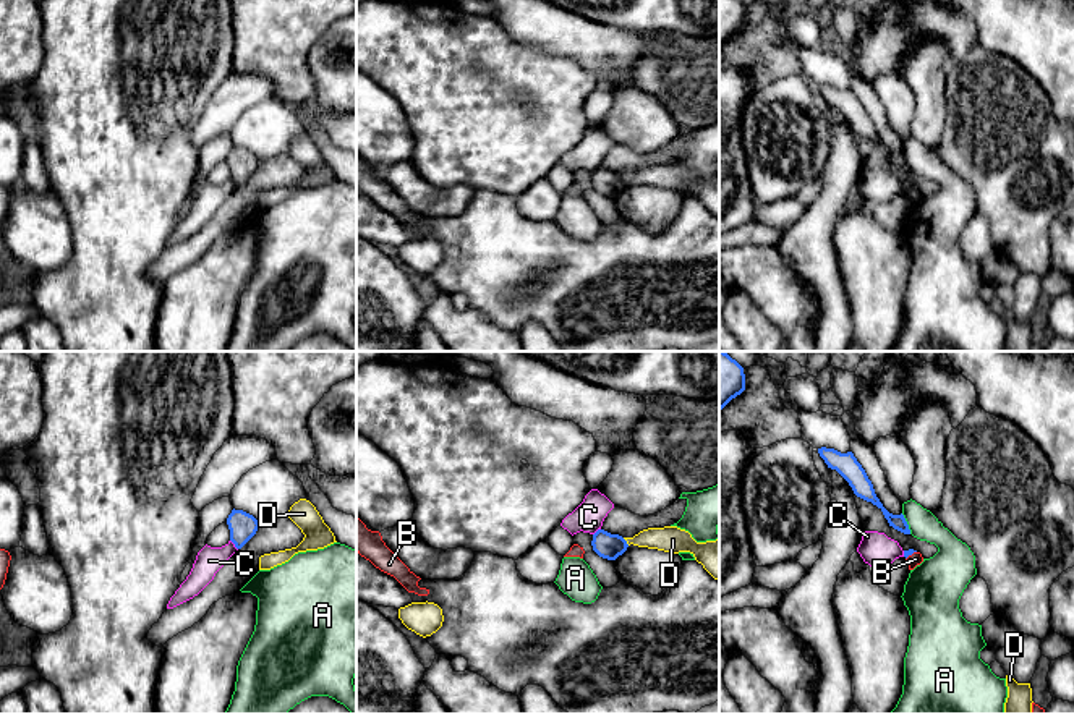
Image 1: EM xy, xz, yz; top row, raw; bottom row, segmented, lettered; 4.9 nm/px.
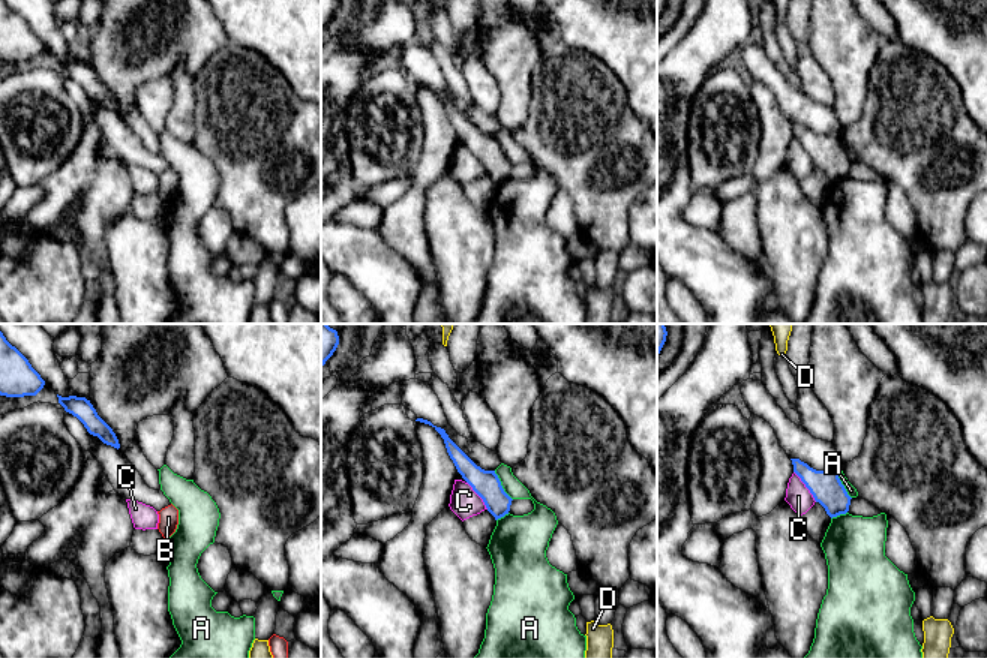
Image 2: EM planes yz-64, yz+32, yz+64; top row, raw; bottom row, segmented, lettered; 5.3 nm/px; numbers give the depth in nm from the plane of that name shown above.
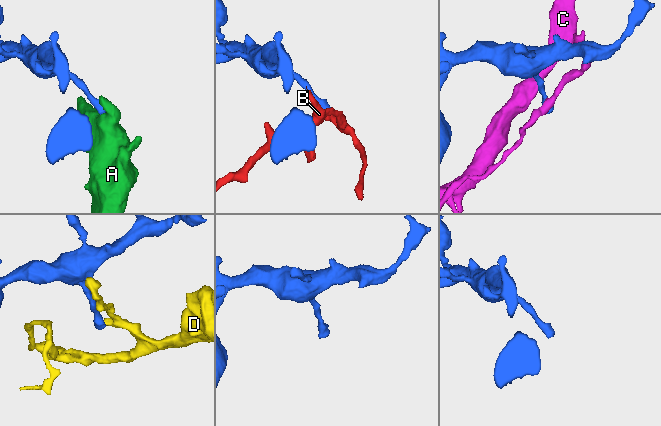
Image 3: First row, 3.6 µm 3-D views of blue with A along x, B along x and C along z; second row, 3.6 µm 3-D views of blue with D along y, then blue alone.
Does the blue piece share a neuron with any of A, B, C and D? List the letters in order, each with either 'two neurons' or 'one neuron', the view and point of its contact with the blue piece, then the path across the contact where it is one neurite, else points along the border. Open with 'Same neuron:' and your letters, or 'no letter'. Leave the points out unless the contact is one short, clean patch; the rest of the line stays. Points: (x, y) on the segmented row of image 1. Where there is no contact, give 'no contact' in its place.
Same neuron: no letter
A: two neurons | yz (906, 523) | along yz (901, 514), (911, 533)
B: two neurons | yz (911, 554) | along yz (916, 551), (906, 559)
C: two neurons | xy (234, 543)
D: two neurons | xz (626, 541) | along xz (622, 538), (629, 544)

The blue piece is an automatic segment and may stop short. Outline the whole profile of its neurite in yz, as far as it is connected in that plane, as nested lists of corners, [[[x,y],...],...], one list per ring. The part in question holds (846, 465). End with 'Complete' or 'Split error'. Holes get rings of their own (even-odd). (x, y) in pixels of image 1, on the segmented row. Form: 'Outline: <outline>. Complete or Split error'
Outline: [[[821,447],[821,448],[818,448],[818,453],[825,460],[828,468],[836,470],[849,482],[849,486],[852,487],[852,491],[857,497],[860,497],[867,502],[872,502],[883,512],[889,526],[893,526],[894,529],[897,529],[904,534],[910,534],[910,529],[909,529],[909,525],[907,525],[904,515],[902,513],[893,515],[883,507],[883,504],[880,502],[880,499],[875,494],[872,481],[868,479],[865,470],[857,461],[857,458],[854,457],[852,452],[841,453],[834,448]]]. Complete

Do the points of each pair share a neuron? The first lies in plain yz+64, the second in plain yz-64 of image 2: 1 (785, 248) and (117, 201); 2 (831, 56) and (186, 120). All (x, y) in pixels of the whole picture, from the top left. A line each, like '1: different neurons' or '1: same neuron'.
1: different neurons
2: same neuron

